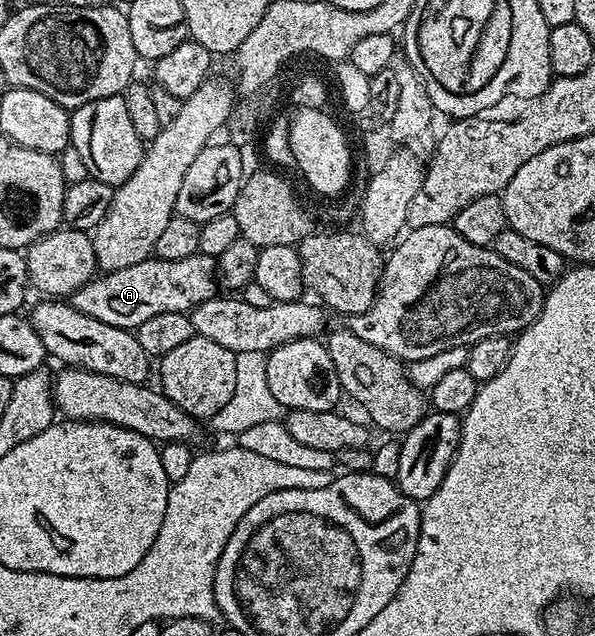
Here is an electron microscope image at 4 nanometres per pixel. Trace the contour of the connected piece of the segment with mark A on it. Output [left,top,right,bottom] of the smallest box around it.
[68,253,220,332]

